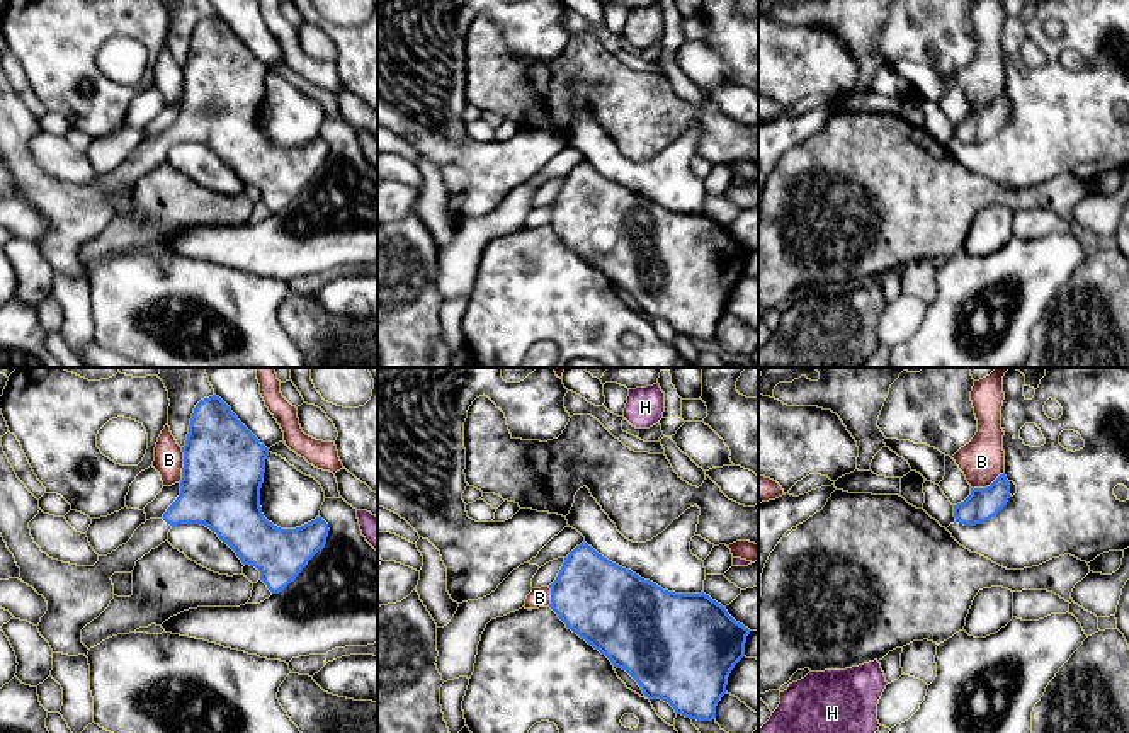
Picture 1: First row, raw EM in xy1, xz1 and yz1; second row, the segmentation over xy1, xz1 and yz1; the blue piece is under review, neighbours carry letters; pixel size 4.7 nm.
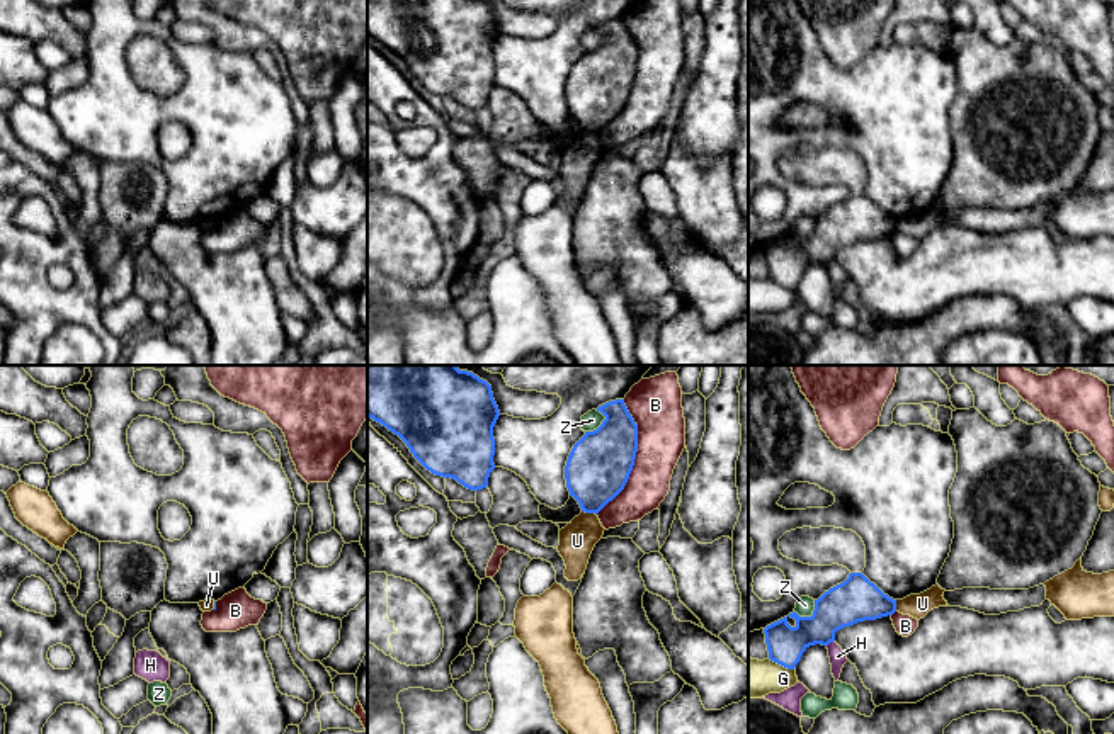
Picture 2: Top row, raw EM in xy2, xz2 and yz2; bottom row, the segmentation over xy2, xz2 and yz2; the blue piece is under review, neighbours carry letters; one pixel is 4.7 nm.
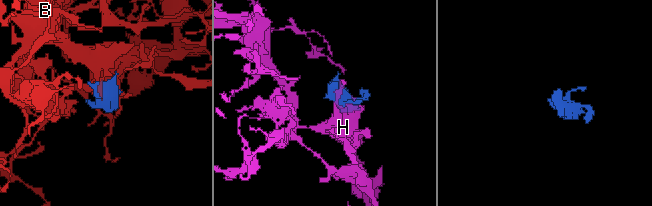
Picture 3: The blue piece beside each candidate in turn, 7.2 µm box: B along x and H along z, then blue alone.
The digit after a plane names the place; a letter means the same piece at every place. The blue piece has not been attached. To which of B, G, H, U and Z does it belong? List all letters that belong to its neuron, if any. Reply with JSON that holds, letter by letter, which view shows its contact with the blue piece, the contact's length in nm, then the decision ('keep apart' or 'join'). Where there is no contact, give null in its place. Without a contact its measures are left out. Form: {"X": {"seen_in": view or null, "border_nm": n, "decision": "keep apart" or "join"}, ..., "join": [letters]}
{"B": {"seen_in": "xz2", "border_nm": 550, "decision": "keep apart"}, "G": {"seen_in": "yz2", "border_nm": 130, "decision": "keep apart"}, "H": {"seen_in": "yz2", "border_nm": 50, "decision": "keep apart"}, "U": {"seen_in": "xz2", "border_nm": 80, "decision": "keep apart"}, "Z": {"seen_in": "xz2", "border_nm": 130, "decision": "keep apart"}, "join": []}

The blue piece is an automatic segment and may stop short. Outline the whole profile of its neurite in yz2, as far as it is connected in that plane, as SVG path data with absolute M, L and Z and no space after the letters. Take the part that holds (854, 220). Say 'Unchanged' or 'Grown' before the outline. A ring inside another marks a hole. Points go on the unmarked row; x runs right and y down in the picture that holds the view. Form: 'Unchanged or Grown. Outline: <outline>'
Unchanged. Outline: M850 192L844 202L815 219L811 236L793 231L764 248L769 279L794 289L810 265L828 265L835 260L837 250L895 231L896 219L884 214L862 192Z

